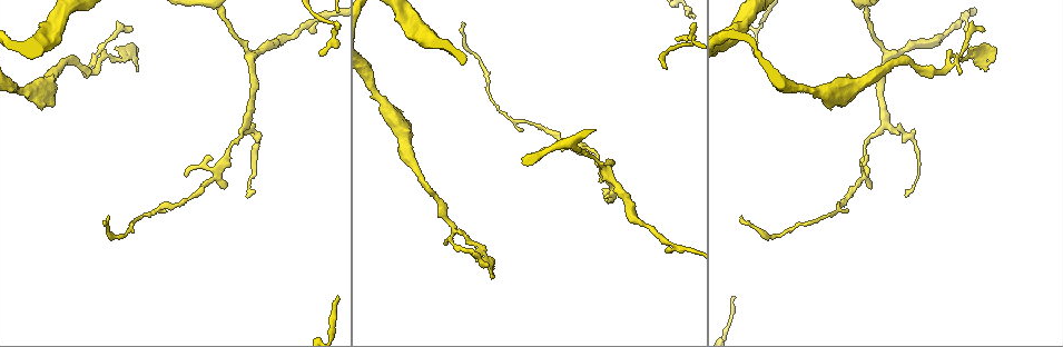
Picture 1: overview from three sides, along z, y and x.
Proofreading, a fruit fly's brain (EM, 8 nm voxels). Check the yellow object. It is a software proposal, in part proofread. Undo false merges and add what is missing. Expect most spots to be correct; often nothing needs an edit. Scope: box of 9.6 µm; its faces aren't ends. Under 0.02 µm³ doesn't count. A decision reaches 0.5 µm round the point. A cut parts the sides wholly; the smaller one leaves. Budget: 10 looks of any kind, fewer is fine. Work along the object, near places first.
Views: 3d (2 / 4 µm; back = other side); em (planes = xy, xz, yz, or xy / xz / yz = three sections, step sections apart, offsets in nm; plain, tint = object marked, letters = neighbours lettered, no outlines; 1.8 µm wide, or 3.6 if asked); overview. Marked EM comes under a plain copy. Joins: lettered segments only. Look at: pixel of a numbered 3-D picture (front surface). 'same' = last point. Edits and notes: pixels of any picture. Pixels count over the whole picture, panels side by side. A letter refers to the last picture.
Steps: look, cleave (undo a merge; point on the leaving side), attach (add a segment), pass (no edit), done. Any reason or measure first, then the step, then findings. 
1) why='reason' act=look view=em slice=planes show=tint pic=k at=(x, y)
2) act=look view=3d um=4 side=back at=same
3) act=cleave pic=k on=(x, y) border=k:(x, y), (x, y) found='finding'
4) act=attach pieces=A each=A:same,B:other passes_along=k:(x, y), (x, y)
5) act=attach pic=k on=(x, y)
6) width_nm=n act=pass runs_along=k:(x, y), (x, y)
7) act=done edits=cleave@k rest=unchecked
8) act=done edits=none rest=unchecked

why='tapers out' act=look view=em um=3.6 slice=yz step=8 show=tint pic=1 at=(982, 32)

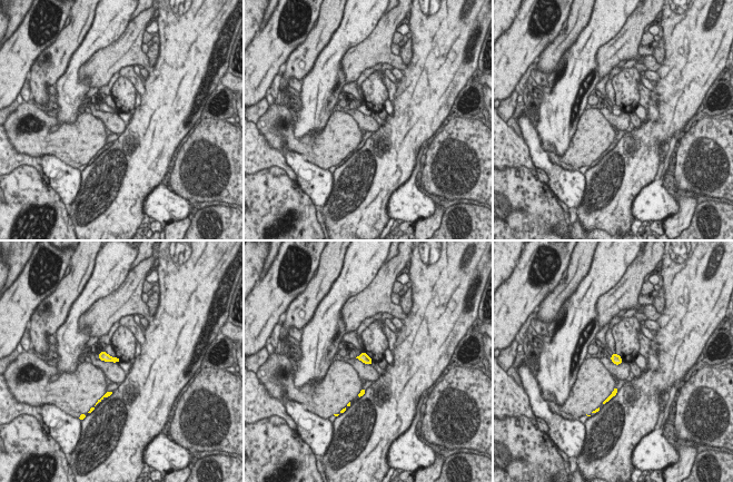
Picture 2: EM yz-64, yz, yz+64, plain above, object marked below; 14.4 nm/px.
act=look view=em um=3.6 slice=xz step=16 show=letters at=same

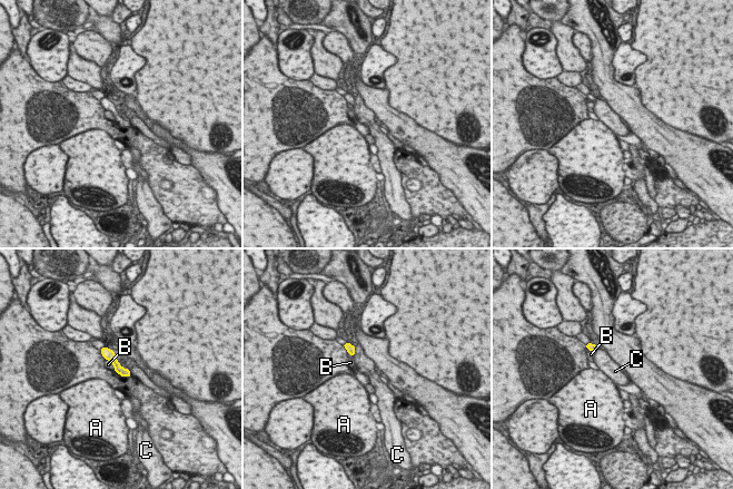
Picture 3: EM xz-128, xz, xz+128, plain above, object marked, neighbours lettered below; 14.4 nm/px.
act=pass each=A:other,B:other,C:other border=3:(355, 346), (355, 352), (352, 355) found='no lettered segment goes on from it'

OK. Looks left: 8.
act=look view=em slice=xz step=4 show=letters pic=1 at=(224, 188)

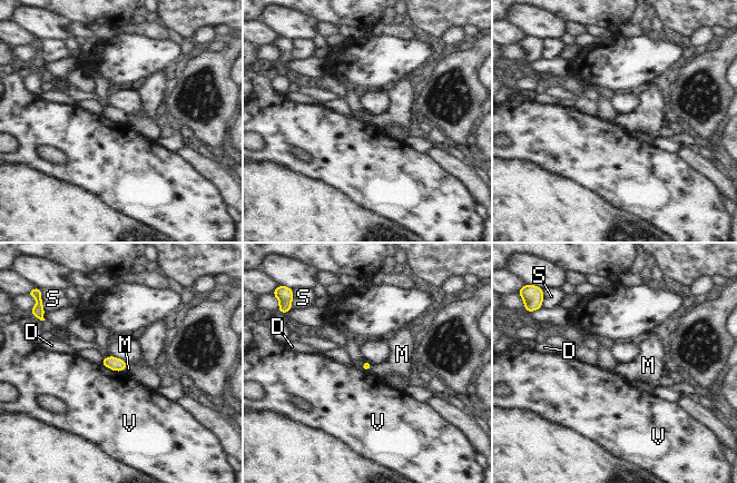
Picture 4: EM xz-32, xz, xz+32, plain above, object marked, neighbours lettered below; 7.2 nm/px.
longest_contact=V:180nm act=pass each=D:other,M:other,S:other,V:other found='none of them fits'

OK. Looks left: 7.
why='thin neck' act=look view=em slice=yz step=16 show=letters pic=1 at=(246, 123)

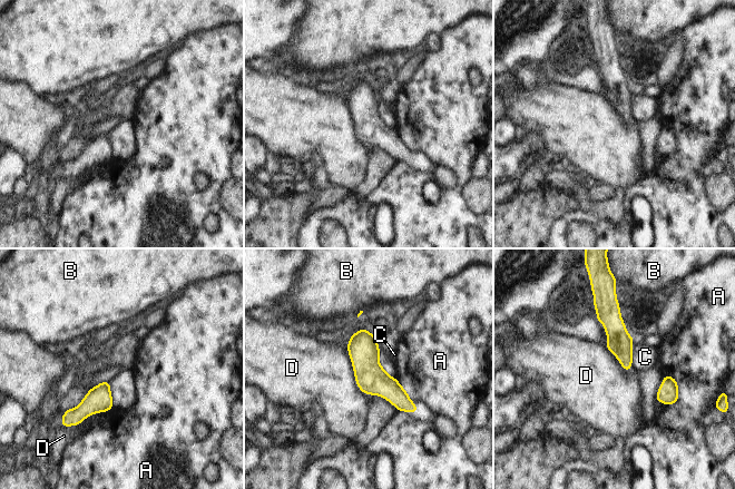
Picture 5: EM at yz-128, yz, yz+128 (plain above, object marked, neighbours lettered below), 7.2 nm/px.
width_nm=70 act=pass each=A:other,B:other,C:other,D:other runs_along=5:(361, 332), (365, 364), (413, 409) found='one neuron here'

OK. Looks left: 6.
why='an open end' act=look view=3d um=2 pic=1 at=(463, 24)

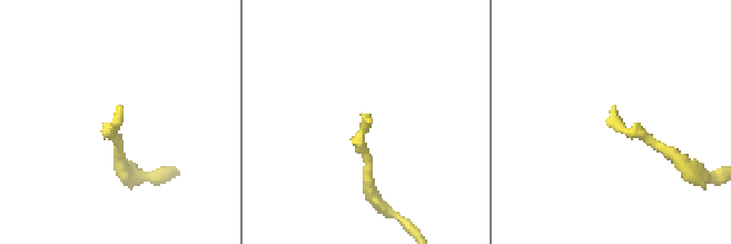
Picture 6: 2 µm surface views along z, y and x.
act=look view=em slice=planes show=tint pic=6 at=(119, 108)

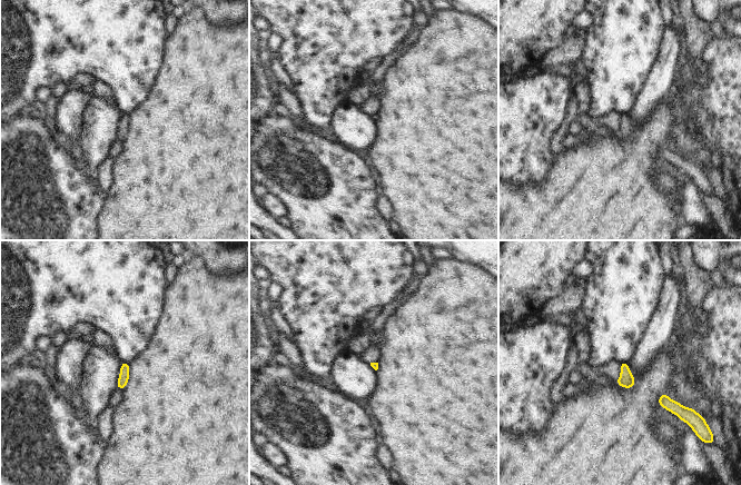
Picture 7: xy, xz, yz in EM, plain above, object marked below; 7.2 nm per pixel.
why='see the neighbours' act=look view=em slice=planes show=letters at=same

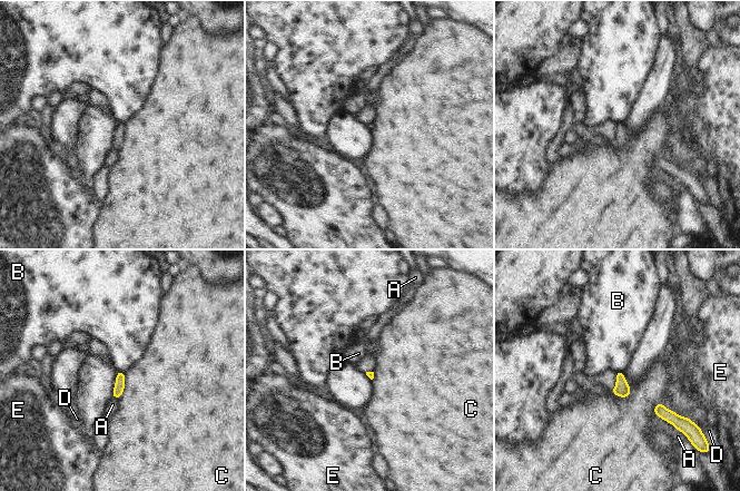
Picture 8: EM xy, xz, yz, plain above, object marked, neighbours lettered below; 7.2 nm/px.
longest_contact=A:190nm act=pass each=A:other,B:other,C:other,D:other,E:other border=8:(119, 370), (124, 372) found='none of them fits'

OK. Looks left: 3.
act=done edits=none rest=unchecked

